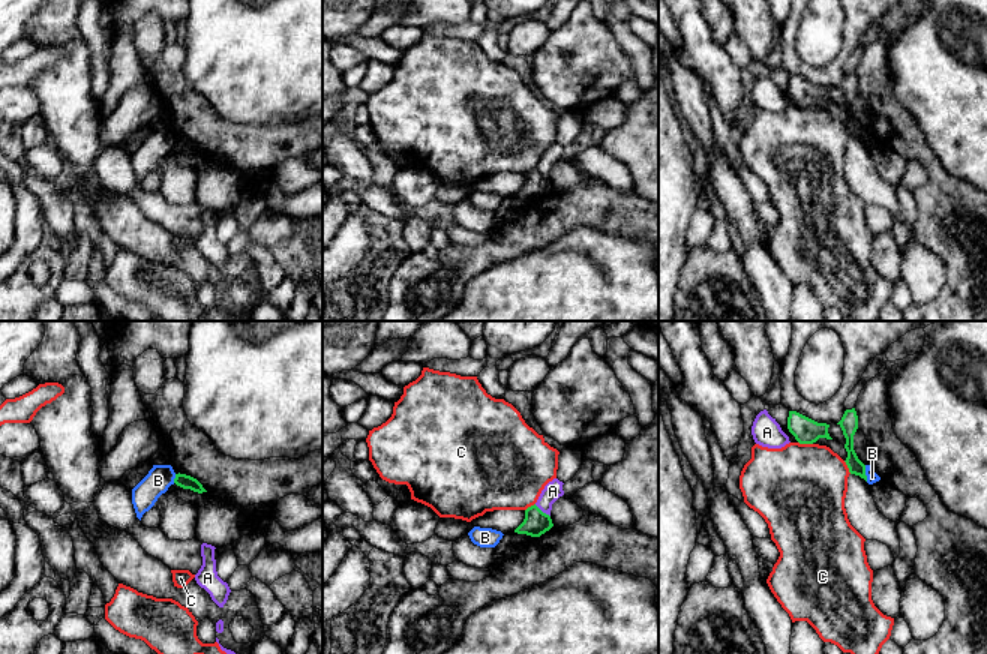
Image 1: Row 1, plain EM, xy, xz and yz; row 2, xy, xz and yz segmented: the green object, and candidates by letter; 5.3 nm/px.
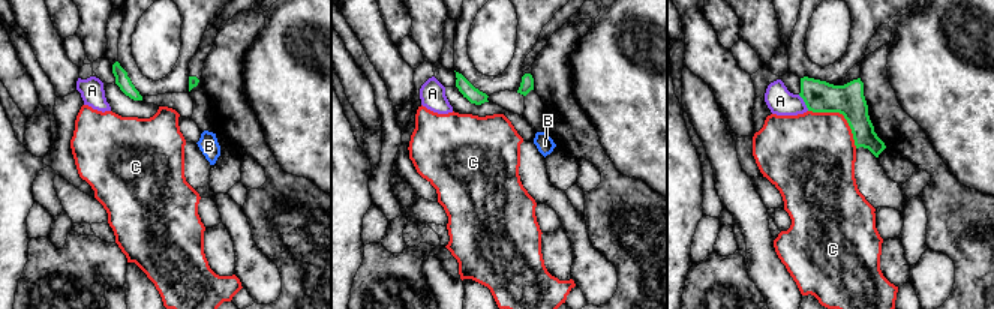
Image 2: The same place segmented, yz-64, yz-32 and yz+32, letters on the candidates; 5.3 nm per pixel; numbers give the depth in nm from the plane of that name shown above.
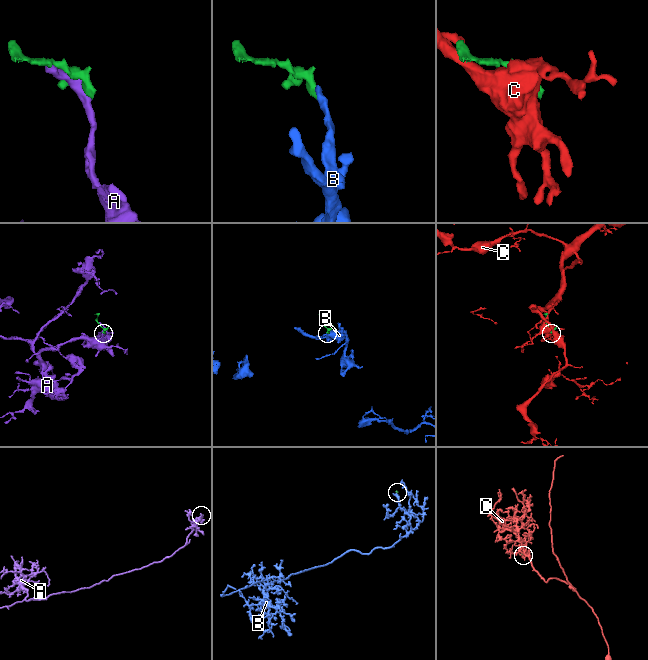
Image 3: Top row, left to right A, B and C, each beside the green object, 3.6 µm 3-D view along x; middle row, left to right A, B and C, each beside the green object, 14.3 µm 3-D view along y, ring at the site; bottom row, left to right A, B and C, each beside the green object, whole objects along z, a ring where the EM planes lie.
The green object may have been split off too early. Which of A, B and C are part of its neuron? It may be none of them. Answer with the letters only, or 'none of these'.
none of these

